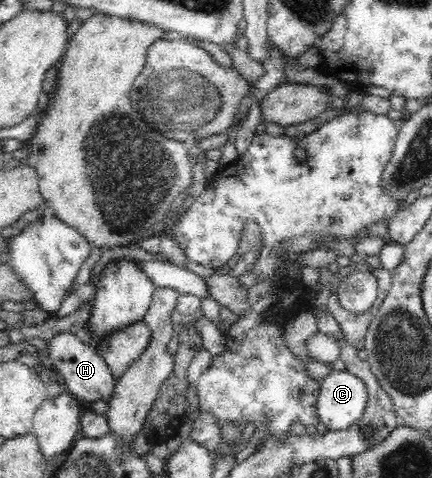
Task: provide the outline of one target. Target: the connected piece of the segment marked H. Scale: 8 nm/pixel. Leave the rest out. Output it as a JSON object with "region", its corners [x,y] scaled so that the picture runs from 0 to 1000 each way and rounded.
{"region":[[[139,697],[125,703],[118,715],[106,718],[106,730],[109,745],[81,730],[86,745],[97,751],[102,770],[137,776],[157,808],[160,822],[167,822],[192,849],[225,837],[252,839],[262,828],[271,795],[262,789],[245,753],[206,718],[194,720],[174,699]]]}

